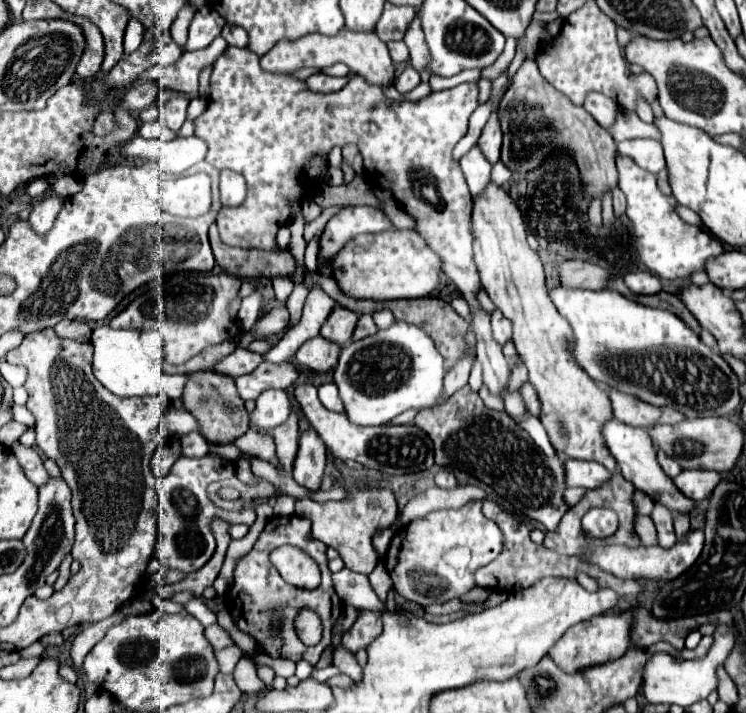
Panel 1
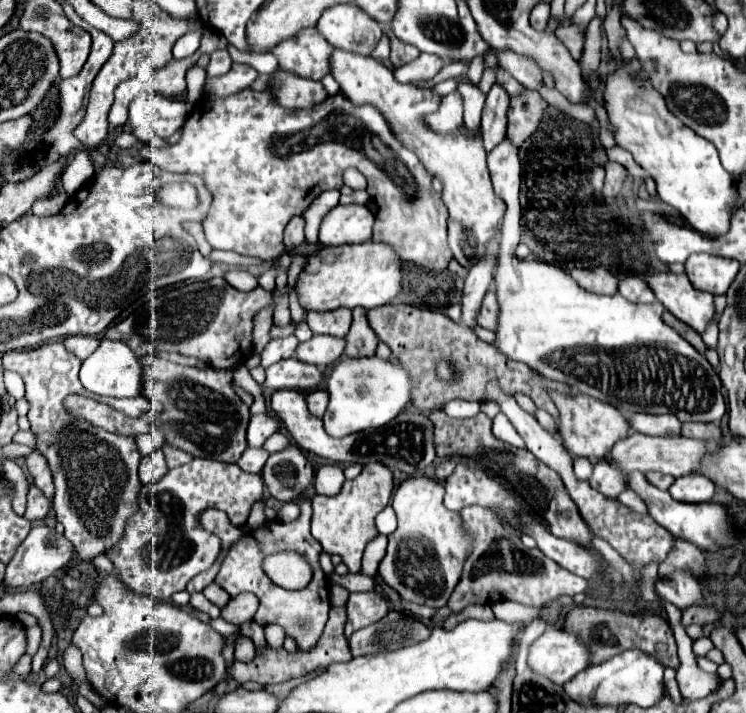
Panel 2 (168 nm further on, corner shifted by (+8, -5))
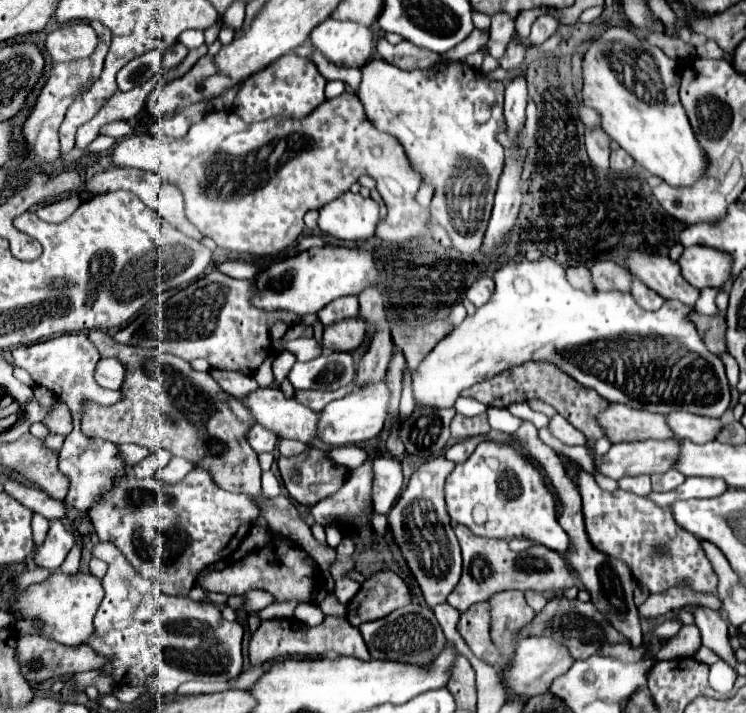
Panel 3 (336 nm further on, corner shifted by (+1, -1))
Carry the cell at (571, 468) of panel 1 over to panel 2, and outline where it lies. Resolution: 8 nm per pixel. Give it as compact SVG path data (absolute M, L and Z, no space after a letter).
M605 458L603 460L597 460L593 464L593 474L591 474L591 478L587 482L597 492L601 492L601 494L605 494L609 498L617 498L627 488L625 476L621 474L621 470L617 472L617 468L611 466Z

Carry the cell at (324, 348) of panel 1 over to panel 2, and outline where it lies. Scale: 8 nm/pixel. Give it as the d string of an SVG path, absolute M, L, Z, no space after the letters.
M313 336L311 340L303 342L295 350L295 358L315 366L329 366L339 360L343 354L345 340L343 338L329 338L329 336Z

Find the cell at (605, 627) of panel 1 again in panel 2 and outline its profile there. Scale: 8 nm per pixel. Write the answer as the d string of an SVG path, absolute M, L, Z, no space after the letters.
M549 626L529 648L529 666L561 686L589 664L589 646L559 626Z

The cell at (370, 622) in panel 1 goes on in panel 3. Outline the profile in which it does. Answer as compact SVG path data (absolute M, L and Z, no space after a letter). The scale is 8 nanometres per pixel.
M382 570L368 578L358 594L348 602L346 618L352 626L360 626L384 618L406 604L410 604L410 590L404 578L392 570Z

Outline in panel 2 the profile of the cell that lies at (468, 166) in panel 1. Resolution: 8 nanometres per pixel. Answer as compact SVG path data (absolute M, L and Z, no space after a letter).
M459 82L457 90L465 102L465 128L469 130L469 136L475 136L479 128L479 120L481 120L485 94L481 94L481 90L469 82Z

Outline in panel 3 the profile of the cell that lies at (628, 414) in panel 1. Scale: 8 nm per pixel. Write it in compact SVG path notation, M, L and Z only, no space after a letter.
M672 412L666 418L678 438L688 438L696 444L716 440L716 436L724 426L720 418L704 418L696 414L684 414L684 412Z

